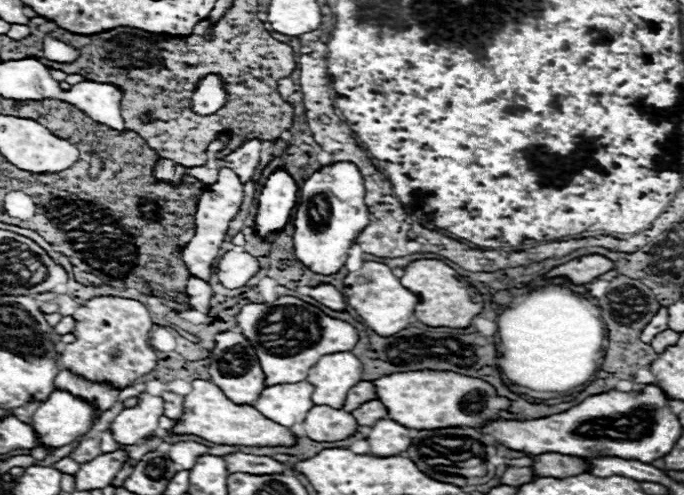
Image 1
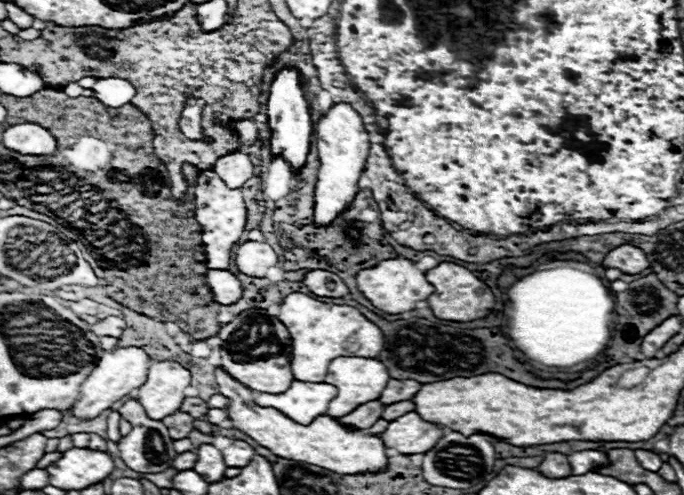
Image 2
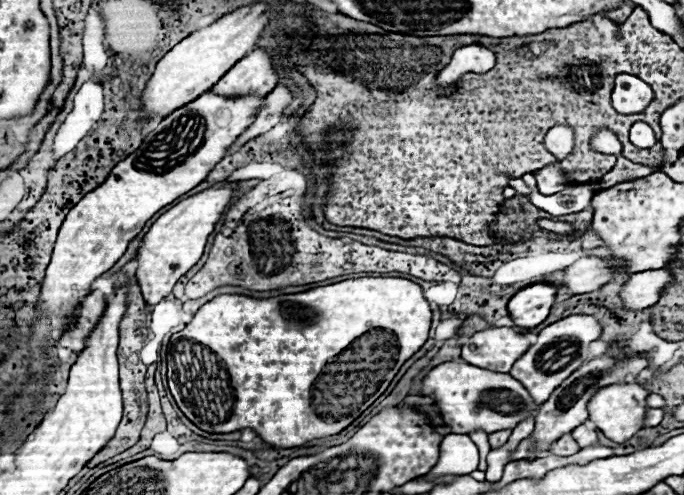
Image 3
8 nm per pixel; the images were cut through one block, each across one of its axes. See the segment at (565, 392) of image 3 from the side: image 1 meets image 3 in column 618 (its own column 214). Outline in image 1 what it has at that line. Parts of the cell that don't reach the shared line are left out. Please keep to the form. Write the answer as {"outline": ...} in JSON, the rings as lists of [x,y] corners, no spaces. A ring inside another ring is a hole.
{"outline":[[[220,332],[216,334],[216,346],[212,348],[210,356],[210,380],[224,390],[224,394],[236,402],[236,404],[252,404],[260,396],[260,390],[264,390],[264,372],[256,358],[256,348],[248,342],[248,338],[240,332]]]}

